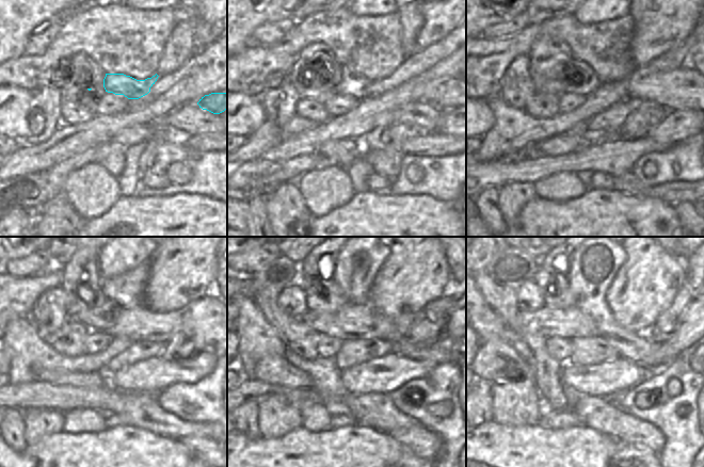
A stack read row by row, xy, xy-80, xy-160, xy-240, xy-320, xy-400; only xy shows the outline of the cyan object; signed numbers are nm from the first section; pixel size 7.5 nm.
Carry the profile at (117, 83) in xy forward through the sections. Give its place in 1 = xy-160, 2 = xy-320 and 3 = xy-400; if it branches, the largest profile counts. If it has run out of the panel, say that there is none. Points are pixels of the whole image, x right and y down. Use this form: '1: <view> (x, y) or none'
1: xy-160 (575, 76)
2: xy-320 (322, 295)
3: xy-400 (553, 284)

